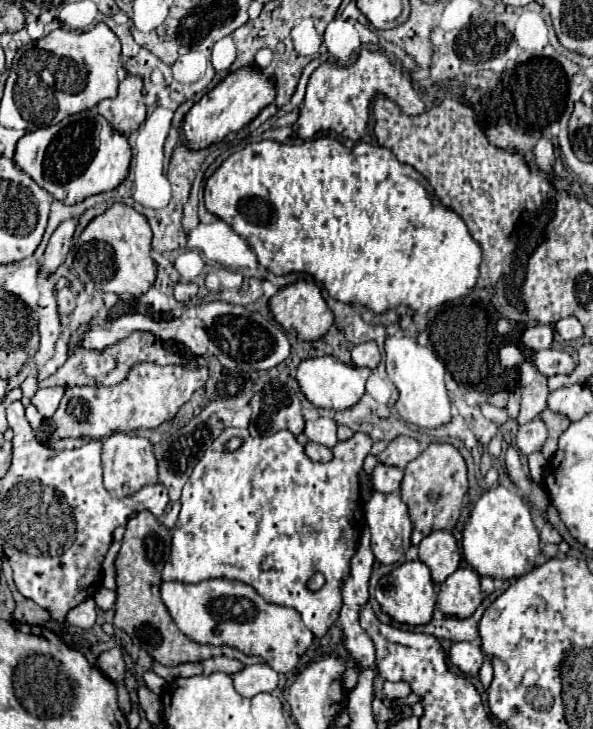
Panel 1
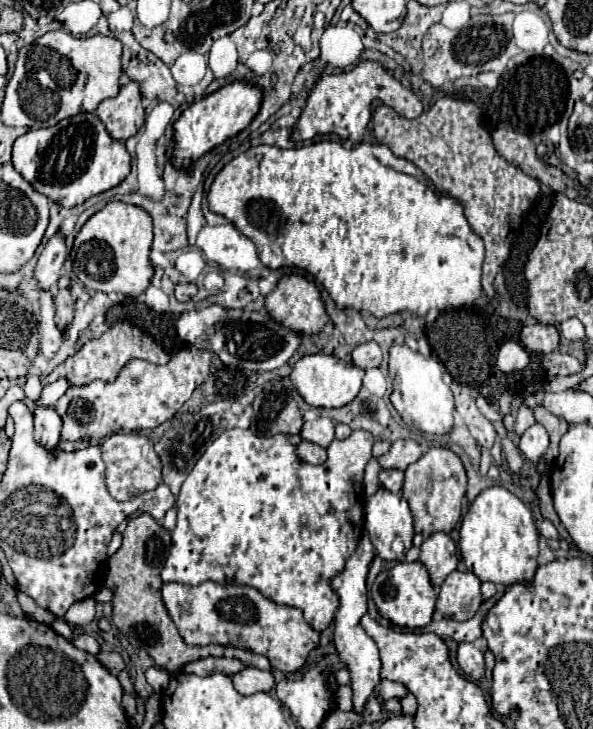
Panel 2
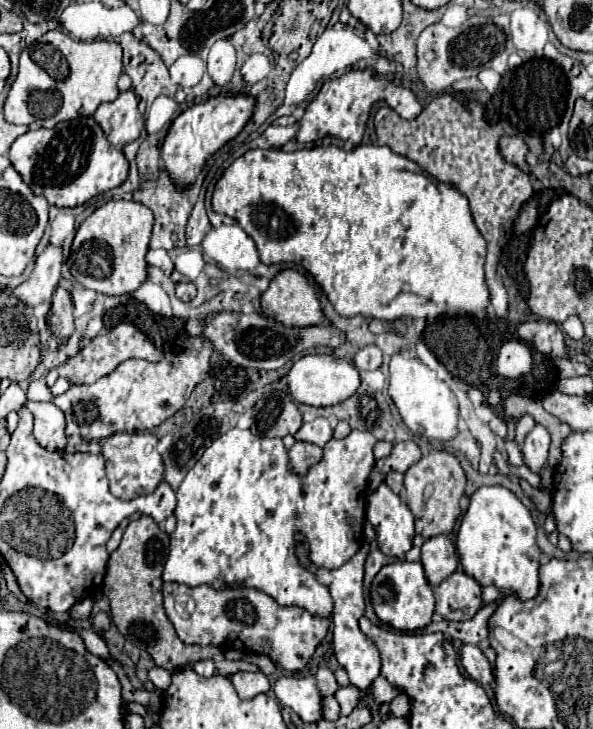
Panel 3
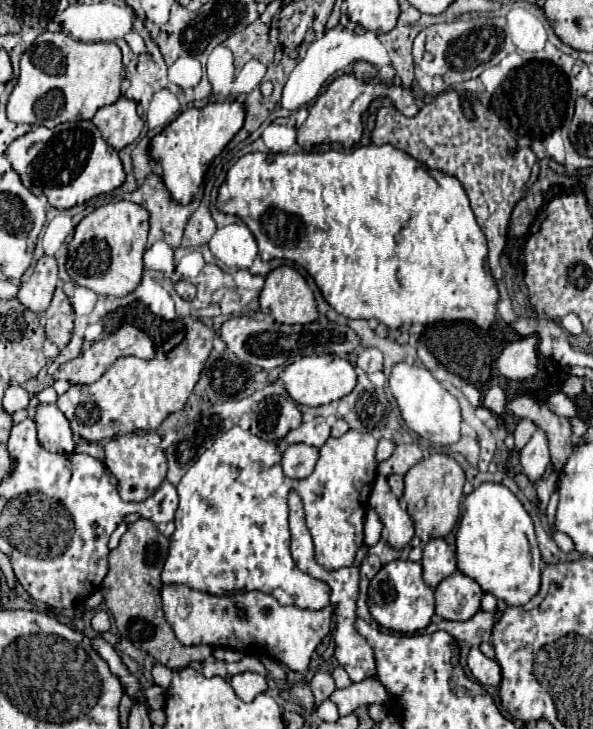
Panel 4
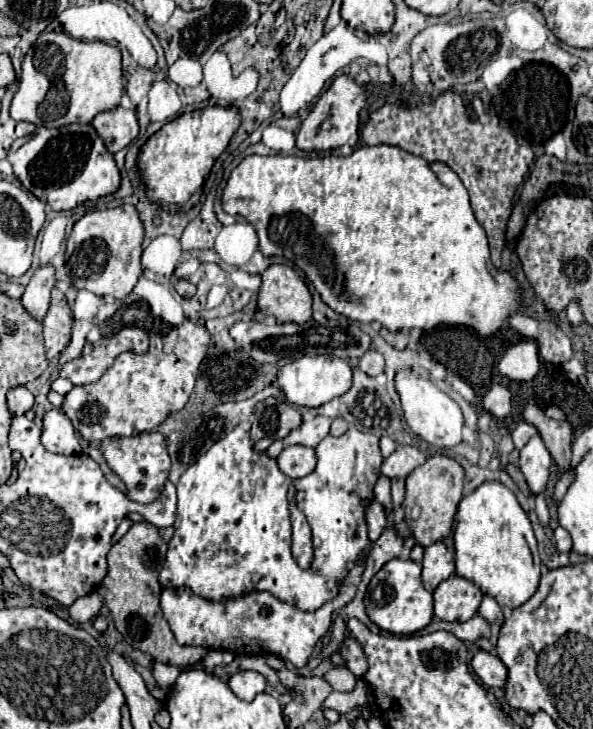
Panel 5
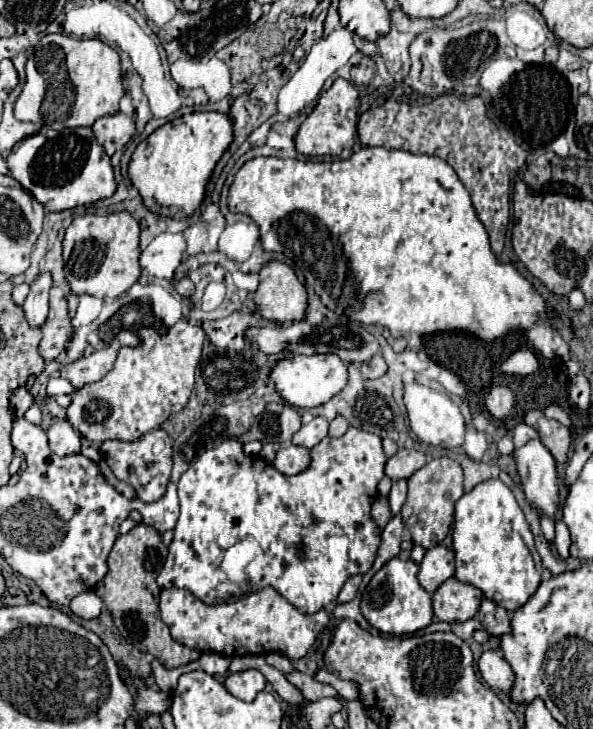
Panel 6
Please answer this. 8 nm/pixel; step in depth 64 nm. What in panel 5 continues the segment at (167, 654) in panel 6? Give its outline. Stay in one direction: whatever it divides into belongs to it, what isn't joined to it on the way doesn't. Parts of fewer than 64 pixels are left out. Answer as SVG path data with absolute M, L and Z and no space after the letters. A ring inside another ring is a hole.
M136 522L122 536L122 540L108 552L108 576L102 580L97 592L104 598L118 632L134 648L148 652L154 660L170 666L192 666L208 654L202 646L180 646L162 616L160 608L160 584L158 574L166 560L166 540L158 534L158 528L148 522Z

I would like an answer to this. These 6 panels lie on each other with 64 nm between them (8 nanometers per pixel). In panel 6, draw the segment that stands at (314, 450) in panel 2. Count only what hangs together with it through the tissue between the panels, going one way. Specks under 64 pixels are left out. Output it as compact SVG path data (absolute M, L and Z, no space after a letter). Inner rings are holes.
M286 446L286 448L280 448L276 458L274 458L274 466L286 474L286 476L296 476L300 472L304 472L304 468L308 468L310 464L310 450L308 448L300 448L300 446Z

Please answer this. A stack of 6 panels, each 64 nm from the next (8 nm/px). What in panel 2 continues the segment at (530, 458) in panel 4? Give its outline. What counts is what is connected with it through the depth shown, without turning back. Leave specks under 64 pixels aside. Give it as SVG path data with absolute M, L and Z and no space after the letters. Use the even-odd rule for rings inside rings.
M538 422L534 426L530 426L520 436L518 448L524 454L524 458L528 458L532 464L536 464L544 456L546 448L548 448L548 432L546 432L546 428L542 424L538 424Z

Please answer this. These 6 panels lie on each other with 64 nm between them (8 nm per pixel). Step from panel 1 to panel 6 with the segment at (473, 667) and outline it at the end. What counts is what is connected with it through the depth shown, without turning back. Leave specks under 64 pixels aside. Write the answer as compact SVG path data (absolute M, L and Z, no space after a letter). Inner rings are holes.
M486 650L486 652L478 658L478 670L480 670L484 682L486 682L492 690L508 692L508 690L512 688L514 674L512 674L510 664L502 658L500 652L496 652L496 650Z

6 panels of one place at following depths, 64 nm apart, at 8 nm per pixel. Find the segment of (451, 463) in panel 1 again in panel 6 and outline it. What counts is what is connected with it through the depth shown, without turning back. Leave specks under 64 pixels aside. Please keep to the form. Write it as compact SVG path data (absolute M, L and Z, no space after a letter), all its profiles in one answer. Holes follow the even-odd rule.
M434 458L424 468L408 478L408 498L402 506L404 526L410 530L412 542L422 548L432 548L446 538L454 522L454 504L464 494L463 471L452 458Z

